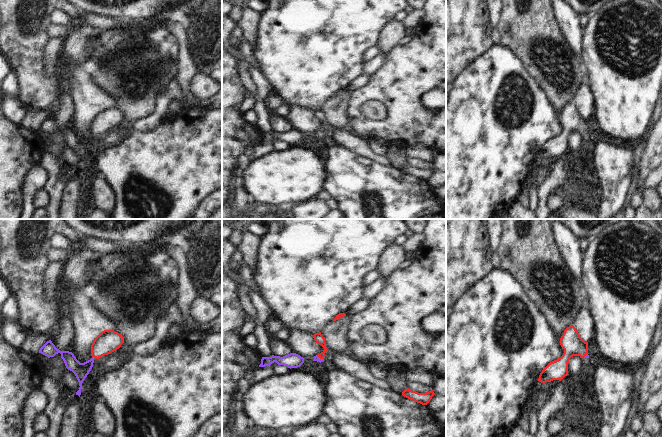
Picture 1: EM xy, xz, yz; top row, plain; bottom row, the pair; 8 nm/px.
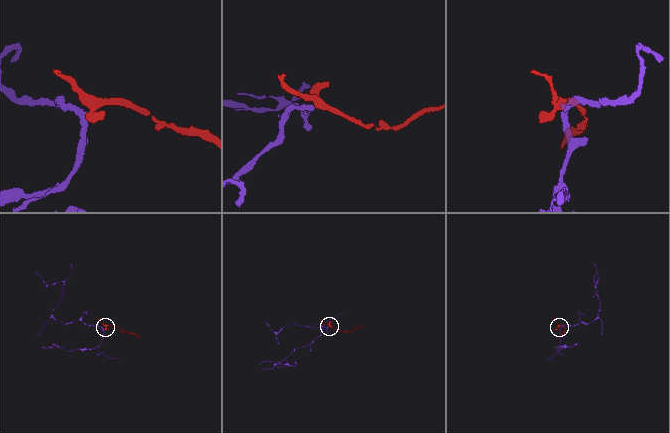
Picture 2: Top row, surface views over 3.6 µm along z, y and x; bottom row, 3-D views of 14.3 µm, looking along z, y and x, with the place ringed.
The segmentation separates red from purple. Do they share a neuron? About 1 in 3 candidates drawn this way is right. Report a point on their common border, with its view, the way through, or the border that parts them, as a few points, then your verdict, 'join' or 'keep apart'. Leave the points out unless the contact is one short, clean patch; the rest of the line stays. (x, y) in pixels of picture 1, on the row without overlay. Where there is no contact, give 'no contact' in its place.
xy (93, 132) | across xy (108, 117), (93, 132), (81, 146) | join

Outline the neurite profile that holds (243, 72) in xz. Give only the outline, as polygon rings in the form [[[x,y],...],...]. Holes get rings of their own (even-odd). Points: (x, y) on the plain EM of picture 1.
[[[236,60],[236,64],[237,74],[239,76],[242,86],[247,93],[247,96],[256,97],[257,87],[251,78],[249,65],[243,60]]]

